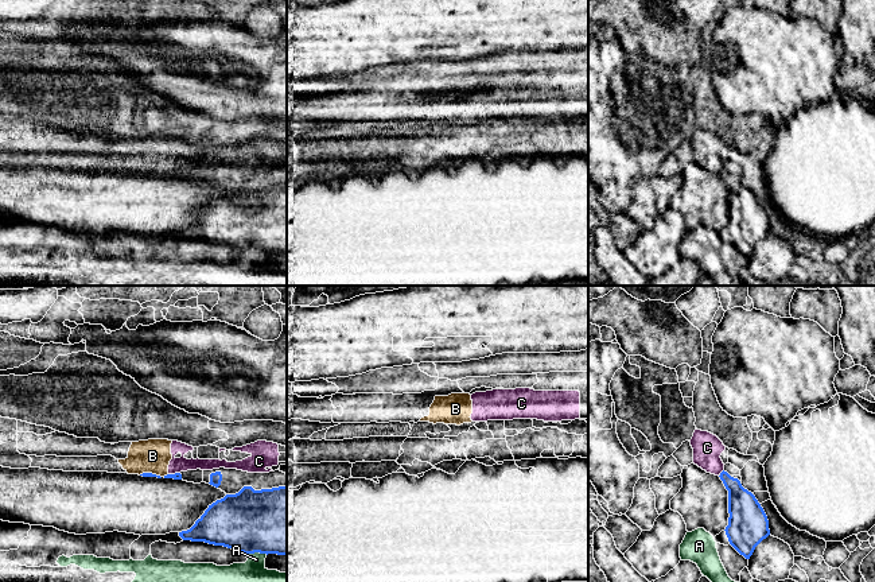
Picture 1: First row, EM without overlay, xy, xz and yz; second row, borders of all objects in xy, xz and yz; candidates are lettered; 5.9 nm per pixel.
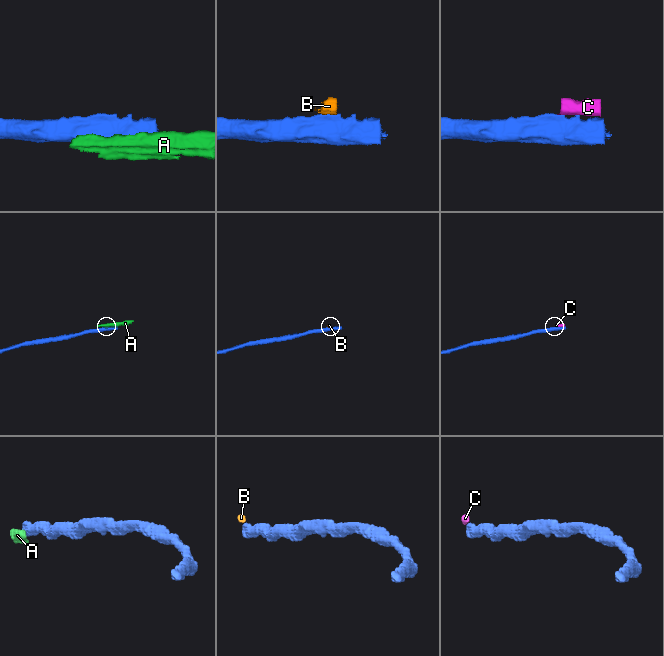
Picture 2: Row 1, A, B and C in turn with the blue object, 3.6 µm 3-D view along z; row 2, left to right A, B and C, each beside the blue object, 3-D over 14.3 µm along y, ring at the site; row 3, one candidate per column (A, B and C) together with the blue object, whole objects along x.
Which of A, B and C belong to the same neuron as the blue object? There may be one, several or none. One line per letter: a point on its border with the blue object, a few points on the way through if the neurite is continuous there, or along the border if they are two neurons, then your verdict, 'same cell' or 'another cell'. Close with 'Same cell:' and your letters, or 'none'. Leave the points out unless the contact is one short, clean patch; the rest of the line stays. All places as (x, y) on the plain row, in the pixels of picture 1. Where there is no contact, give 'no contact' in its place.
A: meets blue in xy at (256, 249); border along xy (245, 251), (267, 252); another cell
B: meets blue in xy at (150, 171); border along xy (139, 173), (155, 171), (160, 175); another cell
C: meets blue in yz at (720, 171); border along yz (723, 167), (719, 174); another cell
Same cell: none

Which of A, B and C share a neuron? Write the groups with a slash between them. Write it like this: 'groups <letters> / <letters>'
groups A / B C

